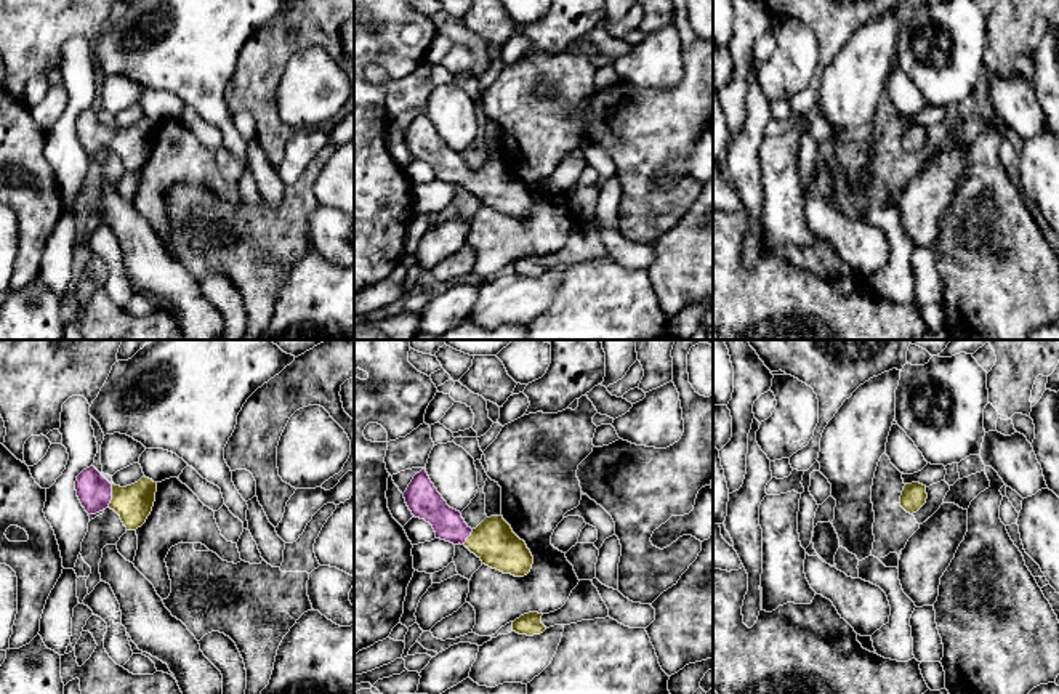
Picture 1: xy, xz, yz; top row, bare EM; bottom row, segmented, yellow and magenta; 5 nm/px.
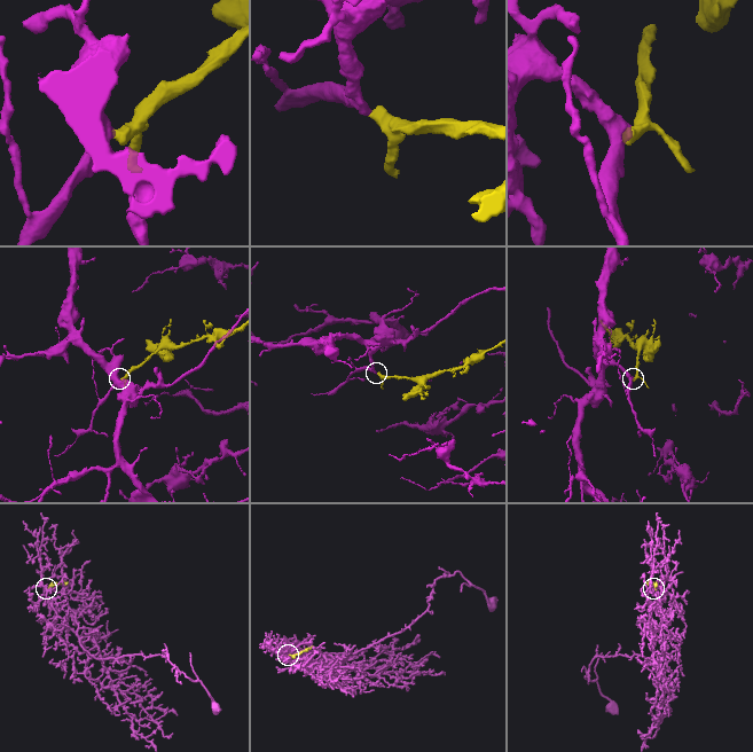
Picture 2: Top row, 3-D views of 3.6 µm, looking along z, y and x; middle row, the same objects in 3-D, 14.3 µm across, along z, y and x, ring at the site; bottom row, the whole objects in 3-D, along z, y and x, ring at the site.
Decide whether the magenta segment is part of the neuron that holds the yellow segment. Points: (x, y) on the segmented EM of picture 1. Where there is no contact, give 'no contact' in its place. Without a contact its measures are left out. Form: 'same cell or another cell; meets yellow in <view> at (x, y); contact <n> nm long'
same cell; meets yellow in xy at (112, 496); contact 120 nm long

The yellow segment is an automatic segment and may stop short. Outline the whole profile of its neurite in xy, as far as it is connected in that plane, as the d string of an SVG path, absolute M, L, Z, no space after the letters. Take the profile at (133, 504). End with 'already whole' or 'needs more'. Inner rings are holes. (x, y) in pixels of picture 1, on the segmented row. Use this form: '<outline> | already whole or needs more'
M90 466L77 476L75 490L88 514L111 508L120 516L127 531L136 531L152 511L157 482L144 476L131 486L120 487Z | needs more

